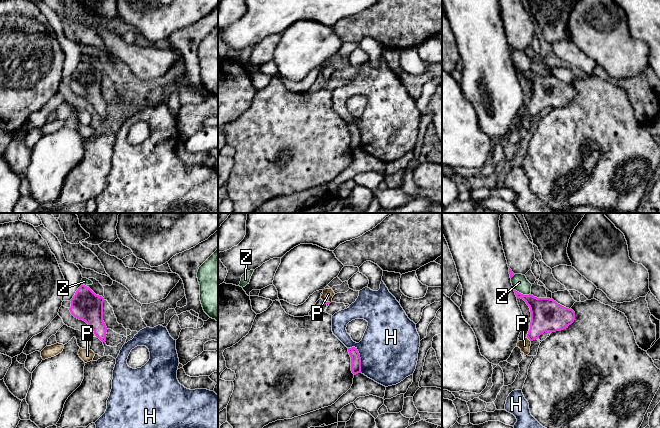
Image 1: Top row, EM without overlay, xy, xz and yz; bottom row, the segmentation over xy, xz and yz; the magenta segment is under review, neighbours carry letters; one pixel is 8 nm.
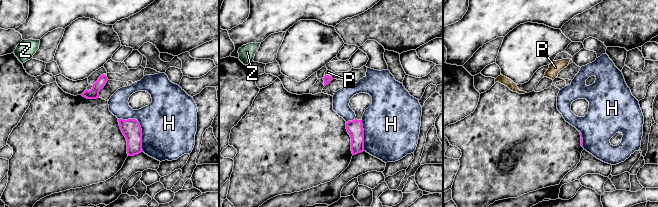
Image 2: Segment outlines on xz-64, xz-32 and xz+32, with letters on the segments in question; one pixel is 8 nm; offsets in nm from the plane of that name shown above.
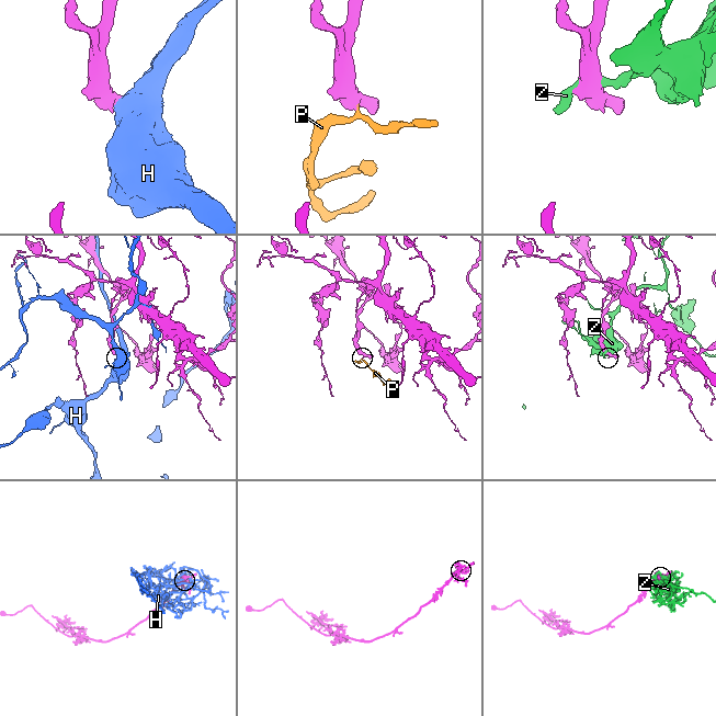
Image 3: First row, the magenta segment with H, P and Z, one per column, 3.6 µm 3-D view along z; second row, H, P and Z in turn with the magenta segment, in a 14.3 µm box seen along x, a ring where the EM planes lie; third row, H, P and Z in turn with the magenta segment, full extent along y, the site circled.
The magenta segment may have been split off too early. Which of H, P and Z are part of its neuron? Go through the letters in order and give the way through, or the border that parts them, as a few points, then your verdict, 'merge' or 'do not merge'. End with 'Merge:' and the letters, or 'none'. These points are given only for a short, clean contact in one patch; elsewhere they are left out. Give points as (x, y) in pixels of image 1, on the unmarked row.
H: do not merge
P: across yz (547, 91), (528, 114), (524, 121) | merge
Z: do not merge
Merge: P

